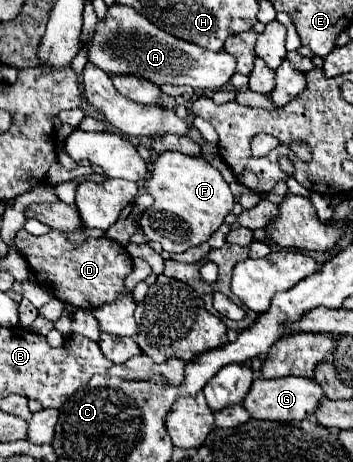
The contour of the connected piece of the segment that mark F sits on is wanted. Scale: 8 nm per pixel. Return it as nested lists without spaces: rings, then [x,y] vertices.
[[[179,152],[159,154],[159,158],[153,162],[147,190],[155,202],[143,212],[139,224],[149,240],[159,242],[163,250],[171,254],[179,254],[207,242],[209,236],[219,230],[235,204],[229,184],[223,180],[219,170],[215,170],[203,158],[181,156]]]

